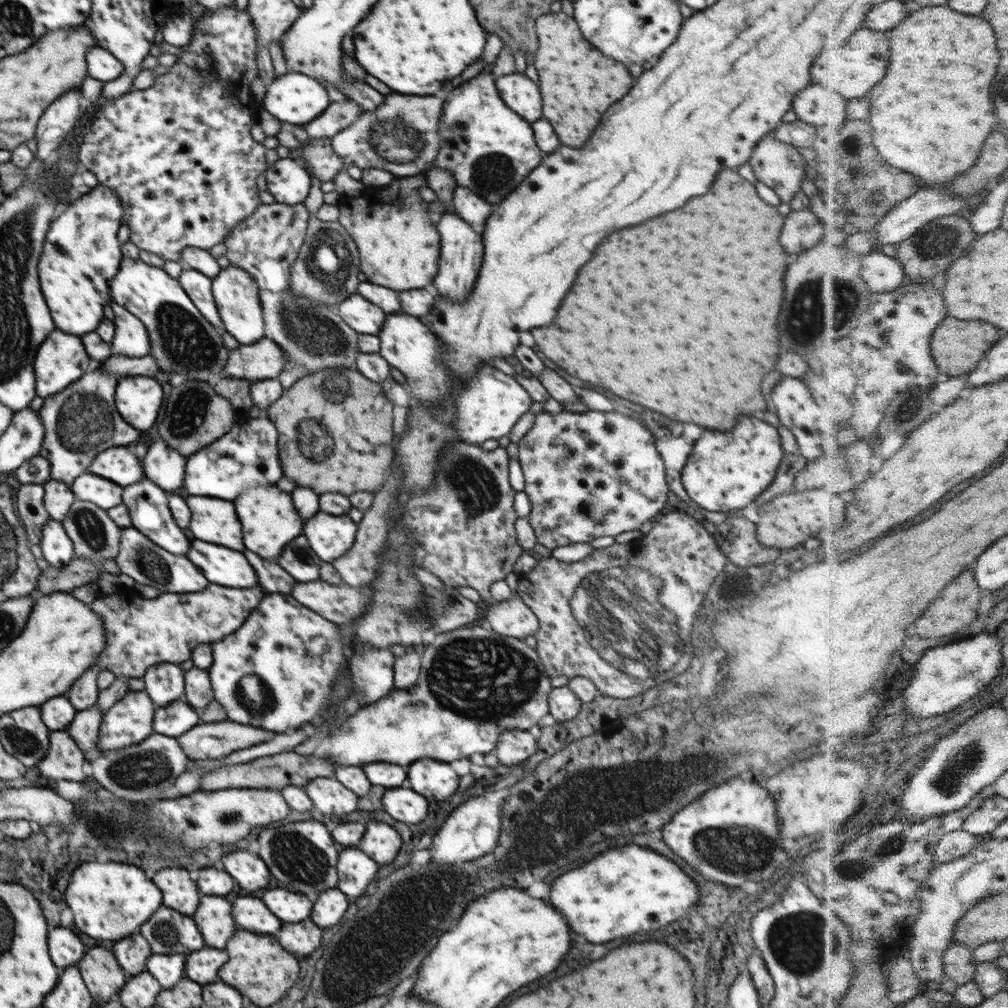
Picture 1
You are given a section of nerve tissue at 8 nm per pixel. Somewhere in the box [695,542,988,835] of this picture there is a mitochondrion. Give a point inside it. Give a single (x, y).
(947, 780)

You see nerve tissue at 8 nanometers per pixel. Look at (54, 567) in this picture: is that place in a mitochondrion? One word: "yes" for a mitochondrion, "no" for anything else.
no

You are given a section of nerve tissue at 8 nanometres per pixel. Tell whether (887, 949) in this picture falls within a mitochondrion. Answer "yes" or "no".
no

